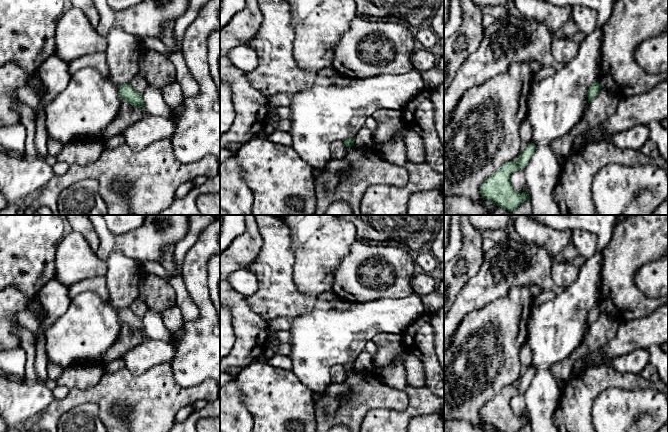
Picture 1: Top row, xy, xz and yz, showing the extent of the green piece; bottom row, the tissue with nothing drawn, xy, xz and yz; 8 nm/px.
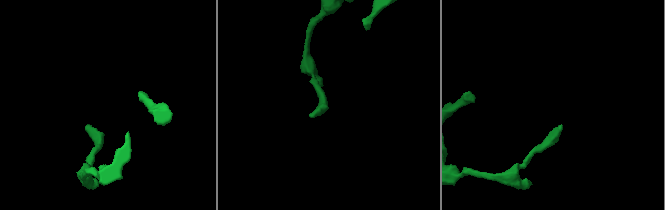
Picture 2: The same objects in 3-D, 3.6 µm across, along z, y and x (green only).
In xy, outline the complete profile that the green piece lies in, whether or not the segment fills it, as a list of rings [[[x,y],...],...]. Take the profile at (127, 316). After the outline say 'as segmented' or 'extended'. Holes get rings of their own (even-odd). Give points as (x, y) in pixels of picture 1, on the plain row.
[[[123,308],[119,311],[119,318],[123,324],[133,330],[144,333],[142,319],[137,316],[131,308]]]; as segmented

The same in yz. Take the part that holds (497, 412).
[[[534,367],[521,376],[519,383],[505,387],[481,409],[480,417],[483,422],[491,424],[501,432],[517,432],[524,425],[529,425],[528,415],[517,416],[511,409],[510,400],[517,393],[524,393],[535,376]]]; as segmented

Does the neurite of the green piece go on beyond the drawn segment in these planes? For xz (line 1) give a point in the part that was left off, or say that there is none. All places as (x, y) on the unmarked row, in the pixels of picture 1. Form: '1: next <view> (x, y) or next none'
1: next none

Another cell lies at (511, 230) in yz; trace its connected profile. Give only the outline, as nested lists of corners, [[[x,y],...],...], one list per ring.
[[[510,215],[507,231],[511,239],[515,240],[516,242],[522,243],[523,242],[522,238],[517,234],[515,230],[514,222],[515,222],[516,216],[517,215]]]

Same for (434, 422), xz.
[[[443,412],[411,418],[407,432],[444,432]]]

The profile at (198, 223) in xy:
[[[188,215],[189,231],[186,236],[175,245],[176,268],[168,272],[160,263],[138,263],[141,273],[154,274],[160,278],[168,279],[171,276],[181,274],[182,263],[186,253],[196,243],[200,233],[215,220],[215,215]]]

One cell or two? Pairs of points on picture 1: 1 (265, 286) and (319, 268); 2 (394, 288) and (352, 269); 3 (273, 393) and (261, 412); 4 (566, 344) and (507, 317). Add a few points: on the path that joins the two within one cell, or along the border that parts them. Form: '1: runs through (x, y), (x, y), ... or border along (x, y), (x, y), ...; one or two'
1: border along (293, 253), (293, 281), (300, 291), (308, 295); two
2: runs through (384, 288), (370, 273), (363, 273); one
3: runs through (273, 398), (266, 407); one
4: border along (532, 307), (529, 313), (527, 336), (524, 341); two

